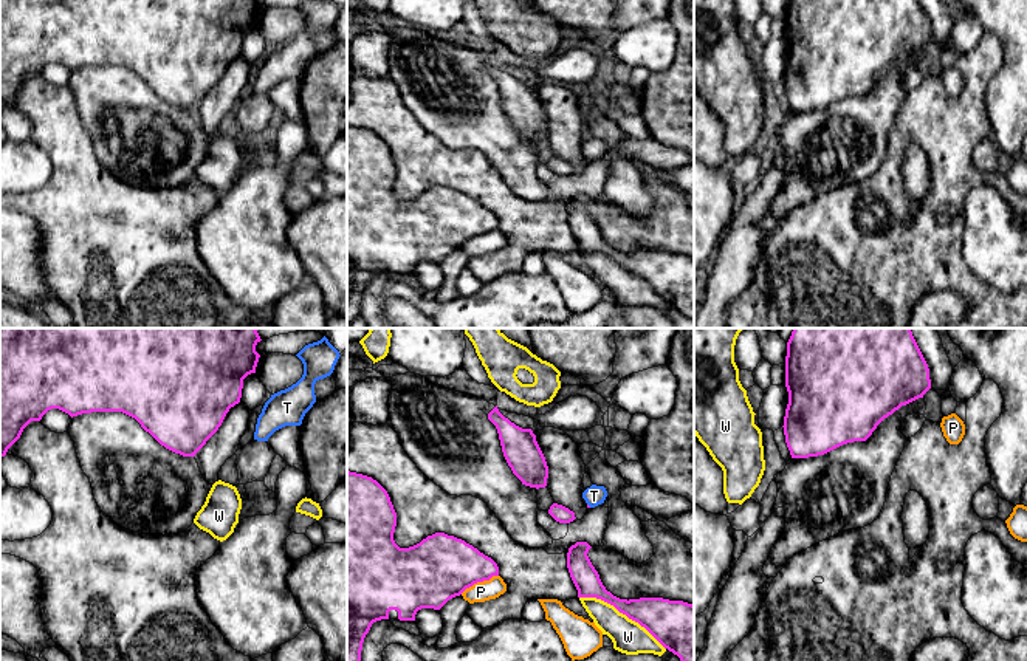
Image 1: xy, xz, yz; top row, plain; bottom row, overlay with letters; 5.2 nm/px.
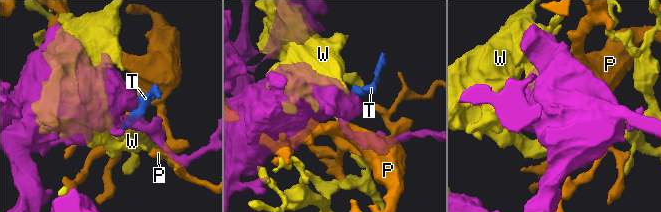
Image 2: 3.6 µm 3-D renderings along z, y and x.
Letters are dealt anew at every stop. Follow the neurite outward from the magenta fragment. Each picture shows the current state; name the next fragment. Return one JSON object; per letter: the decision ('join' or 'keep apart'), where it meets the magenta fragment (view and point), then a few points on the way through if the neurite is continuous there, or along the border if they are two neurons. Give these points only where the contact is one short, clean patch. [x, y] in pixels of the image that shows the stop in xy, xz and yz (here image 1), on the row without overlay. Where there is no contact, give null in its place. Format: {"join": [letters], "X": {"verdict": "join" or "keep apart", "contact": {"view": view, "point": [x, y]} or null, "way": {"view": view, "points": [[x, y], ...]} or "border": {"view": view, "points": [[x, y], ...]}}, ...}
{"join": ["T"], "P": {"verdict": "keep apart", "contact": {"view": "xz", "point": [479, 234]}}, "T": {"verdict": "join", "contact": null}, "W": {"verdict": "keep apart", "contact": {"view": "xz", "point": [623, 267]}}}

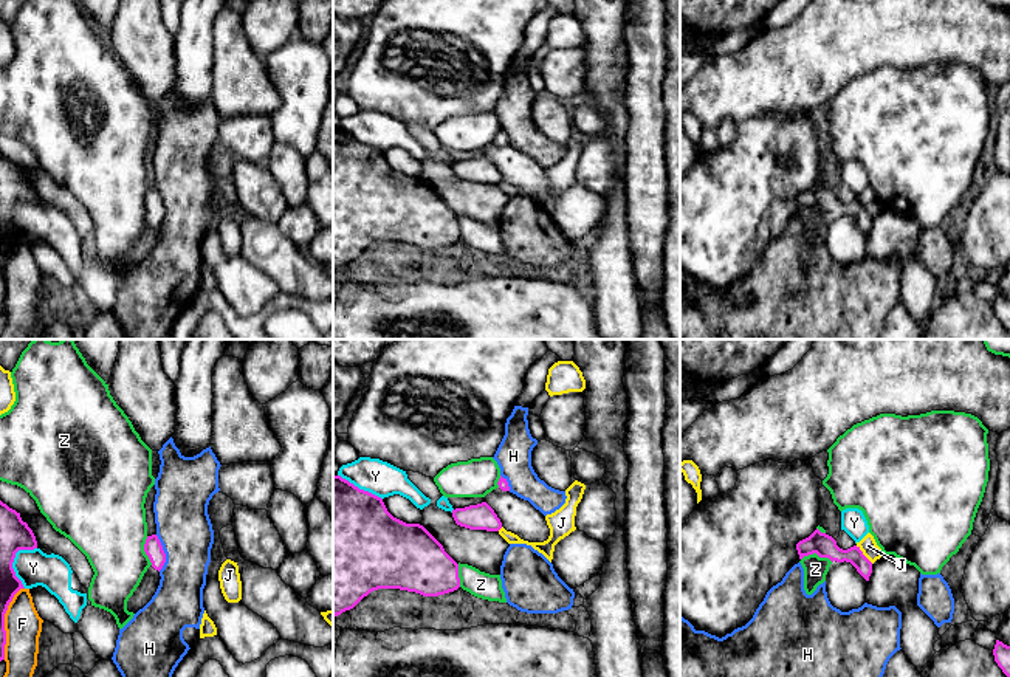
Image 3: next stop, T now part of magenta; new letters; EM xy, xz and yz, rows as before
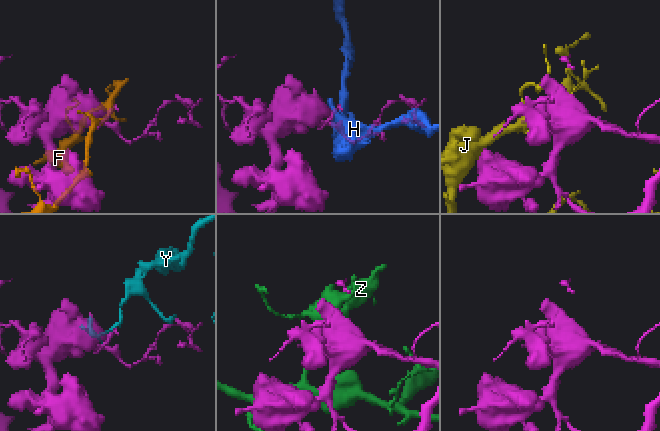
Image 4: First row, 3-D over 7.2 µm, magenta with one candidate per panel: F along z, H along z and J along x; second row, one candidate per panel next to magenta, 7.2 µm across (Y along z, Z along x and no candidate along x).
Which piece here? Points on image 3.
{"join": [], "F": {"verdict": "keep apart", "contact": {"view": "xy", "point": [3, 276]}}, "H": {"verdict": "keep apart", "contact": {"view": "xy", "point": [164, 206]}}, "J": {"verdict": "keep apart", "contact": {"view": "yz", "point": [863, 208]}, "border": {"view": "yz", "points": [[855, 199], [872, 216]]}}, "Y": {"verdict": "keep apart", "contact": {"view": "xy", "point": [13, 214]}}, "Z": {"verdict": "keep apart", "contact": {"view": "yz", "point": [817, 206]}}}

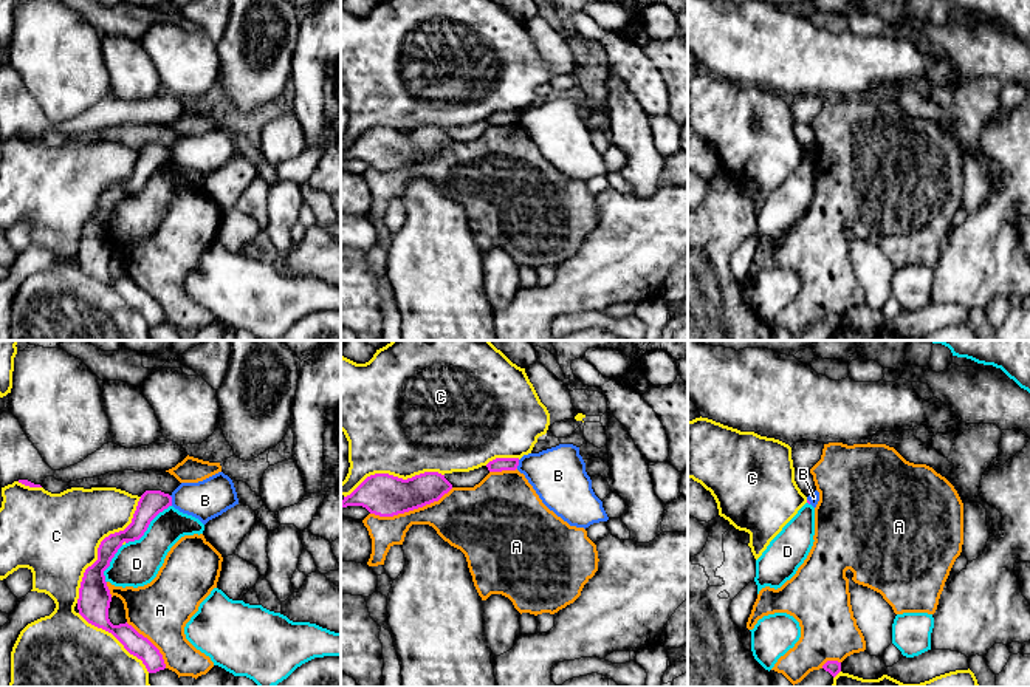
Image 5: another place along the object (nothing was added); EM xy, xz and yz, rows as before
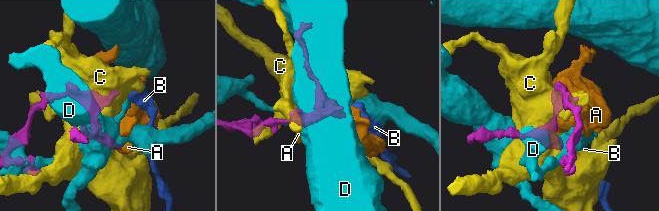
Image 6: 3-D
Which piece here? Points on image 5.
{"join": [], "A": {"verdict": "keep apart", "contact": {"view": "xz", "point": [411, 163]}}, "B": {"verdict": "keep apart", "contact": {"view": "xy", "point": [171, 153]}, "border": {"view": "xy", "points": [[169, 149], [172, 158]]}}, "C": {"verdict": "keep apart", "contact": {"view": "xy", "point": [99, 198]}}, "D": {"verdict": "keep apart", "contact": {"view": "xy", "point": [147, 180]}}}

